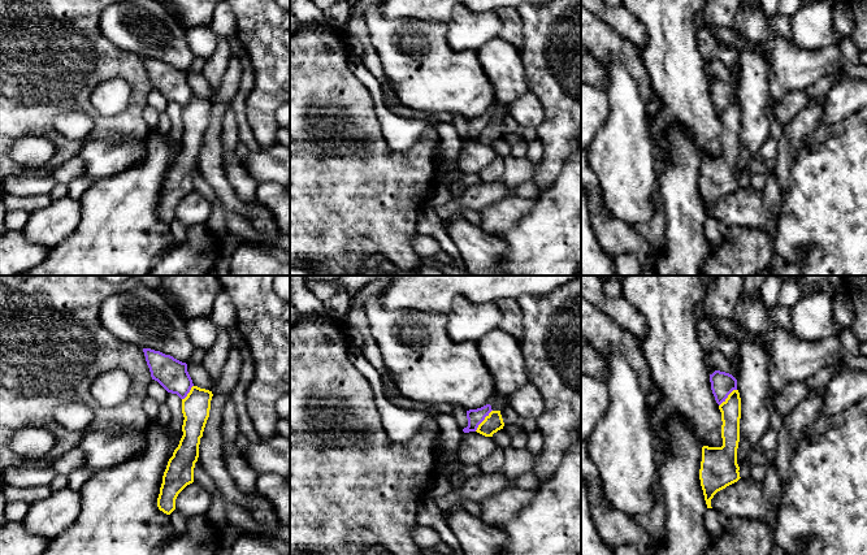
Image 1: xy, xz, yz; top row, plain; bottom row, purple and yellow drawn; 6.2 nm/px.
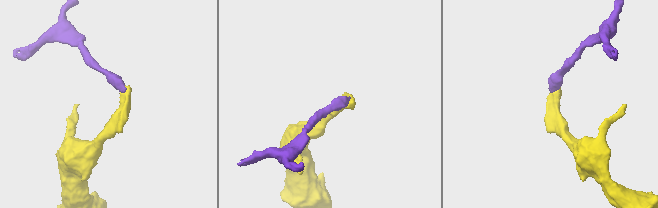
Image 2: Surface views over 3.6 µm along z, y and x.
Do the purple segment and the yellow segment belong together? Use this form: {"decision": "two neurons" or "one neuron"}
{"decision": "two neurons"}

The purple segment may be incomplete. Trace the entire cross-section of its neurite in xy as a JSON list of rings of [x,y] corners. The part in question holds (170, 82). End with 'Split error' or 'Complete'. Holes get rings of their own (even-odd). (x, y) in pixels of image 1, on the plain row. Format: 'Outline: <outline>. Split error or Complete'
Outline: [[[143,57],[143,61],[152,88],[157,90],[168,101],[185,108],[194,95],[187,73],[151,57]]]. Complete

